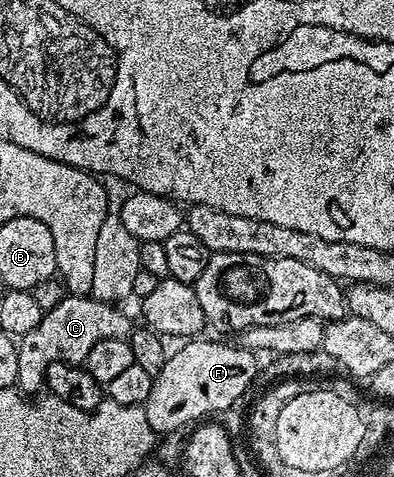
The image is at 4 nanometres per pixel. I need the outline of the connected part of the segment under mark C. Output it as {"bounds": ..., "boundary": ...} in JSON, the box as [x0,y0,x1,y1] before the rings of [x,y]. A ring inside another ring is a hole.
{"bounds":[17,294,133,393],"boundary":[[[68,294],[55,308],[44,311],[41,325],[29,329],[18,340],[17,346],[17,383],[24,392],[35,393],[38,387],[44,386],[49,365],[54,363],[86,364],[89,349],[97,341],[121,339],[130,336],[133,324],[119,312],[118,306],[103,303],[86,295]]]}

